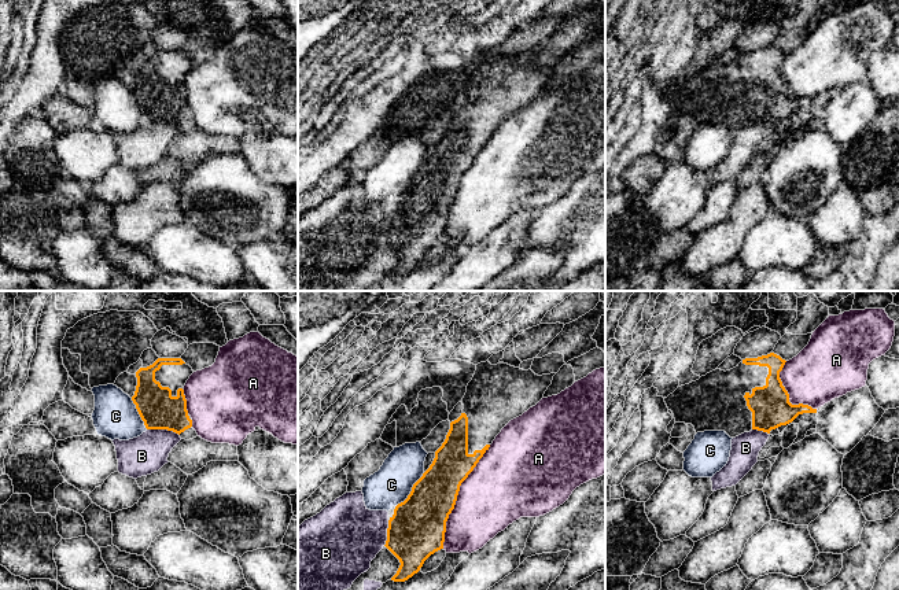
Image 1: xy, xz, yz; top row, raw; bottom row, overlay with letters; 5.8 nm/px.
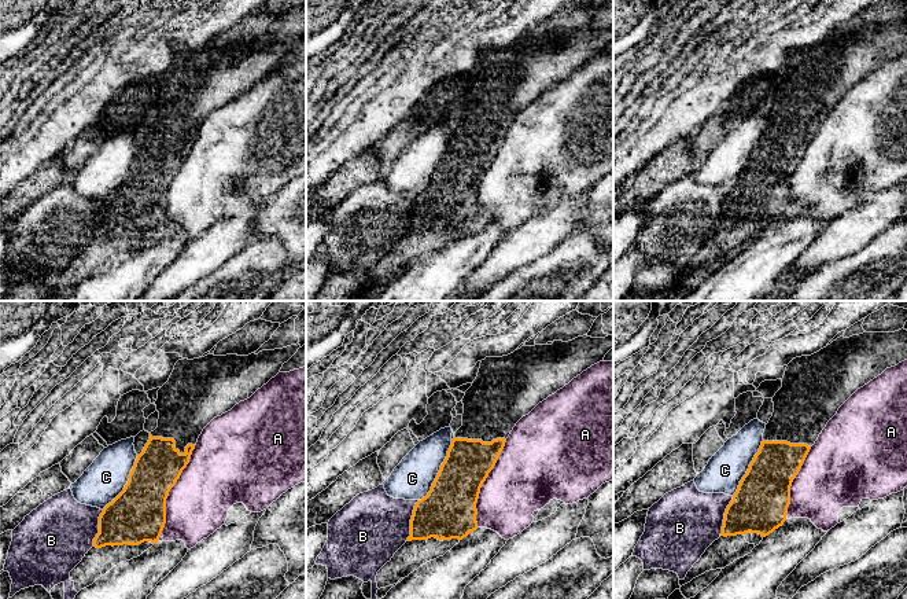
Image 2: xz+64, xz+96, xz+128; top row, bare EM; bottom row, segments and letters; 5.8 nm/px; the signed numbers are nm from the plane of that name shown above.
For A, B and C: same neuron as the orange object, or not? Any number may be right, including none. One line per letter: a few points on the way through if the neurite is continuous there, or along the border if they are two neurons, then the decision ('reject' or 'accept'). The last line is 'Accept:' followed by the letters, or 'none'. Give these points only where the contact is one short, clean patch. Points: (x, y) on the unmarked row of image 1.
A: reject
B: reject
C: reject
Accept: none

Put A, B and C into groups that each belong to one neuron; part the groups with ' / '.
A / B / C

